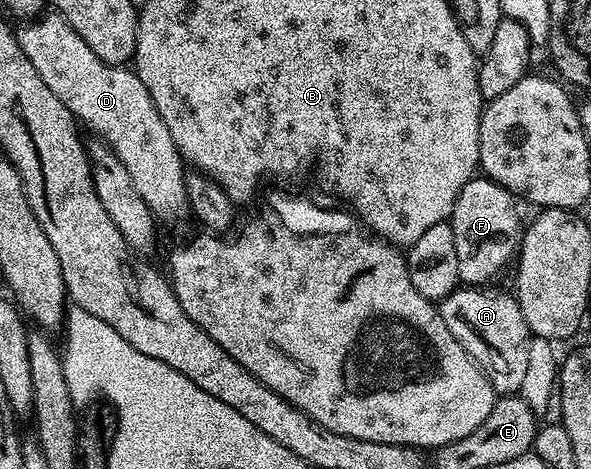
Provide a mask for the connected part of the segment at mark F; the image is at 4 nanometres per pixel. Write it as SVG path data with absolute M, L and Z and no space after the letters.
M473 178L457 194L449 223L453 242L457 242L457 270L459 279L467 286L483 286L507 263L512 263L521 243L521 223L515 209L516 197L506 192L500 184L486 178Z

